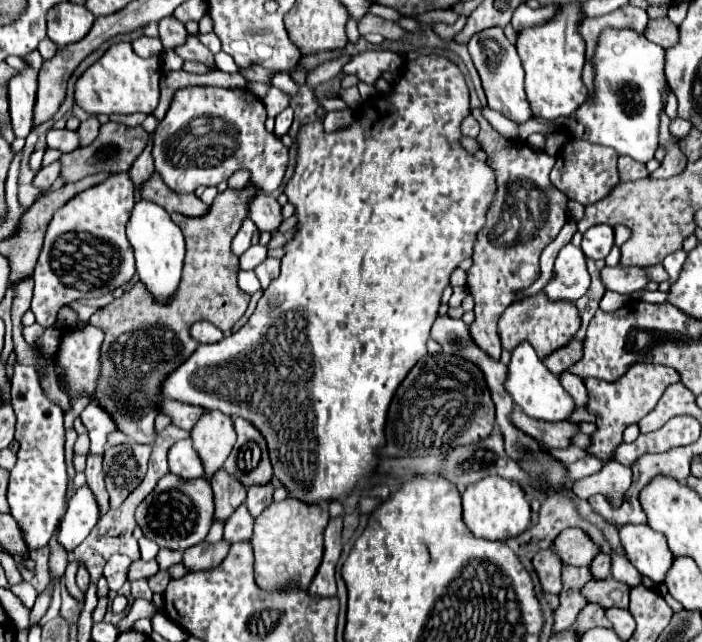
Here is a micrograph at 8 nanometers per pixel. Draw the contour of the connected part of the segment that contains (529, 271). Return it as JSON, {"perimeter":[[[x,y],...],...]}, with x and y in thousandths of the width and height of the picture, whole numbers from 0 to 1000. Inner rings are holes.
{"perimeter":[[[684,167],[672,173],[672,179],[684,192],[684,207],[678,213],[684,232],[692,238],[692,257],[701,260],[707,273],[707,304],[698,316],[692,335],[692,354],[687,354],[684,366],[678,366],[675,394],[672,394],[672,416],[664,422],[664,447],[675,463],[675,503],[667,509],[672,519],[672,531],[701,559],[712,559],[715,540],[707,519],[707,503],[721,478],[738,469],[738,456],[744,466],[744,453],[755,447],[769,431],[766,403],[772,388],[792,372],[798,357],[803,354],[806,316],[809,307],[795,298],[783,285],[783,266],[792,254],[792,245],[781,241],[778,235],[761,235],[744,220],[724,220],[709,210],[698,192],[684,179]],[[758,319],[786,319],[786,335],[772,329],[761,335],[755,329]]]}

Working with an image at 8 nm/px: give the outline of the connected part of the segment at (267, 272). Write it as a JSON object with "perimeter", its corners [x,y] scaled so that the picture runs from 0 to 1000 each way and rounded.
{"perimeter":[[[379,400],[379,403],[376,403],[376,410],[370,410],[370,416],[365,416],[365,419],[362,419],[362,425],[365,425],[365,431],[370,435],[373,450],[379,450],[379,447],[385,444],[385,438],[387,438],[387,435],[393,435],[393,431],[396,431],[396,425],[399,425],[399,403]]]}

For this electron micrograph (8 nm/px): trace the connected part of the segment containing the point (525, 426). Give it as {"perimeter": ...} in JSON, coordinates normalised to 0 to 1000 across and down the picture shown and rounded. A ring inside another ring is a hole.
{"perimeter":[[[738,634],[729,643],[729,659],[735,665],[741,665],[744,671],[749,671],[752,678],[758,678],[761,684],[766,684],[769,690],[781,693],[781,696],[792,696],[792,699],[803,699],[815,693],[815,681],[826,671],[821,659],[812,656],[798,656],[798,659],[772,659],[766,653],[752,653],[752,646],[746,646]]]}

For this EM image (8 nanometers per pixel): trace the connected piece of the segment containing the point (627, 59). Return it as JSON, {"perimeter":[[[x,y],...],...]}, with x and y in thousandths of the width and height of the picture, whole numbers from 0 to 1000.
{"perimeter":[[[863,42],[852,61],[846,107],[846,154],[838,154],[815,182],[792,188],[809,195],[818,217],[866,226],[883,241],[895,241],[909,254],[923,254],[937,232],[937,176],[943,170],[940,142],[949,132],[946,76],[897,45],[880,48]]]}

